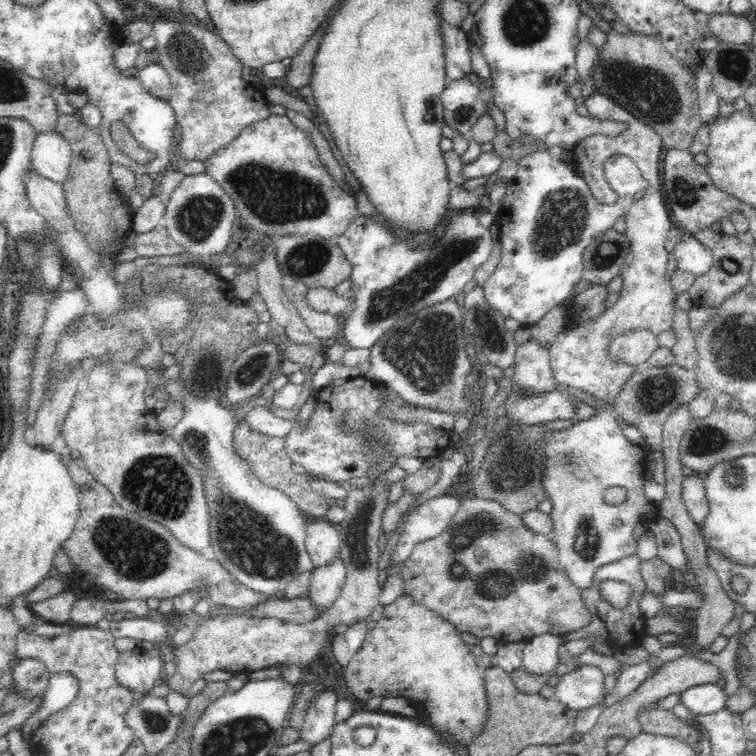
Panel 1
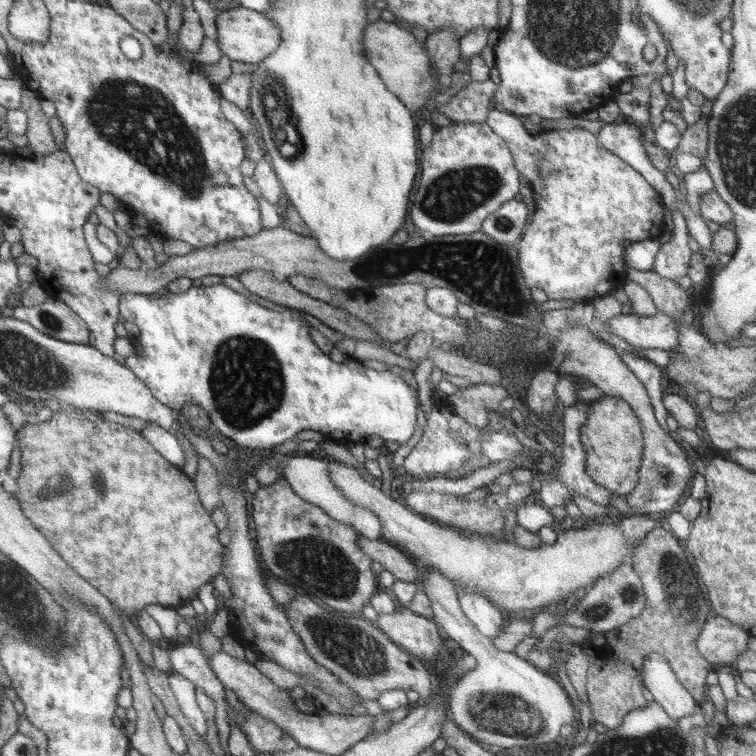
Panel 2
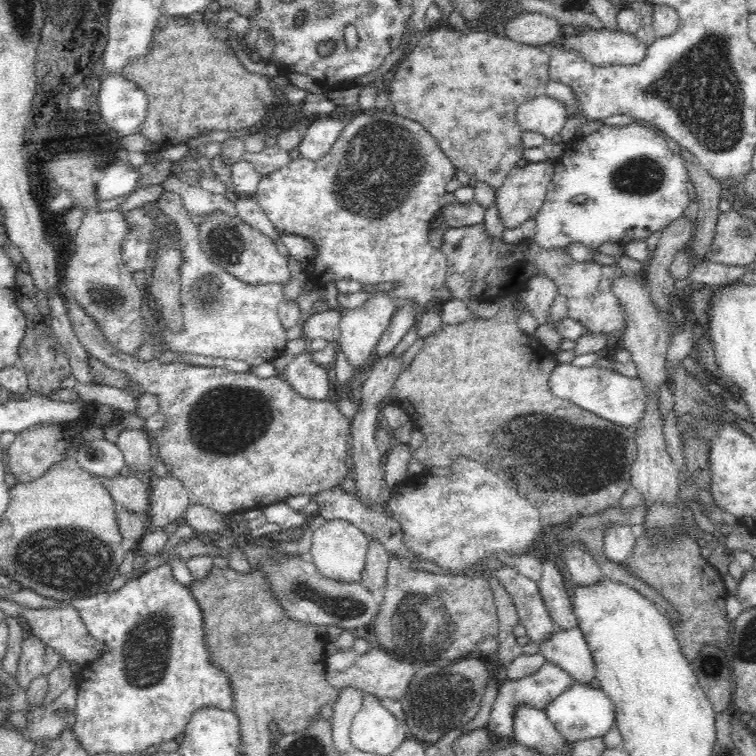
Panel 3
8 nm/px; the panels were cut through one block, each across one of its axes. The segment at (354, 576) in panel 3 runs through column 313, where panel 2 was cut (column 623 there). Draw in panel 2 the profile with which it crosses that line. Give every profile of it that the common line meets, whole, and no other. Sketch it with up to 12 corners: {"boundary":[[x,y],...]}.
{"boundary":[[325,457],[384,540],[502,614],[540,610],[633,558],[611,519],[522,548],[410,511]]}

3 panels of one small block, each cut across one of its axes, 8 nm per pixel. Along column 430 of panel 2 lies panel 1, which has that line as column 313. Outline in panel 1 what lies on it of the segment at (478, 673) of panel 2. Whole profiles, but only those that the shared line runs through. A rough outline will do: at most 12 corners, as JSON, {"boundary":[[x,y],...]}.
{"boundary":[[340,556],[313,569],[308,596],[324,613],[342,592]]}

